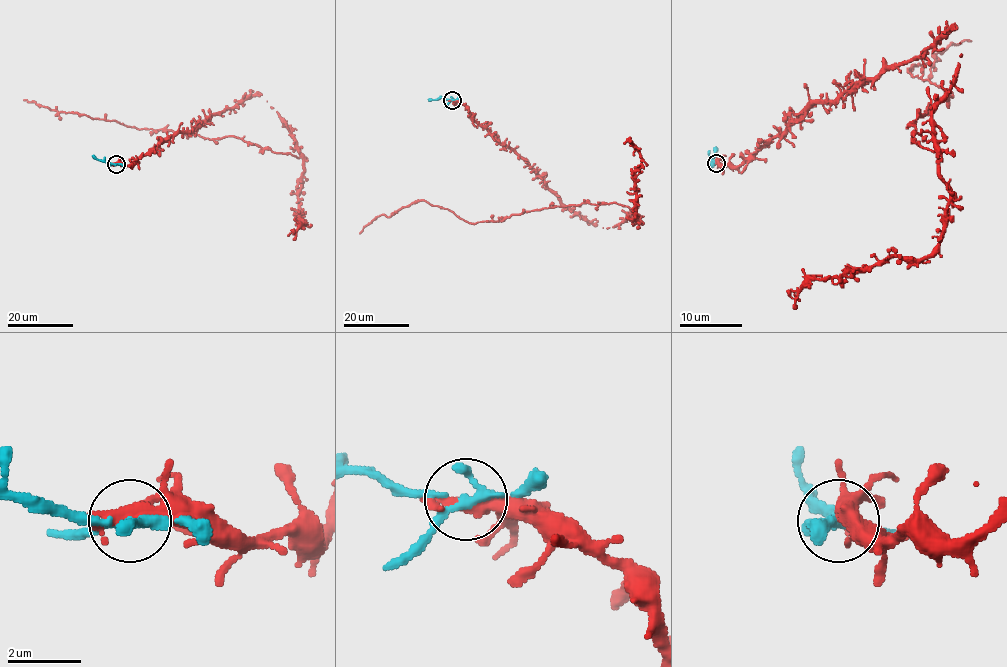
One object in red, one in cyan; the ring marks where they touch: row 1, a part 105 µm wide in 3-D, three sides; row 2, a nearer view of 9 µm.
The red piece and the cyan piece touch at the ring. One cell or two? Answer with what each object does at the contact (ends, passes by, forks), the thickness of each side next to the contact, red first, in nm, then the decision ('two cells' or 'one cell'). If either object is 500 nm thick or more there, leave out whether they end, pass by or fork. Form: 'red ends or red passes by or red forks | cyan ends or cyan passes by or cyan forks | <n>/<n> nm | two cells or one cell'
red passes by | cyan forks | 360/200 nm | one cell

